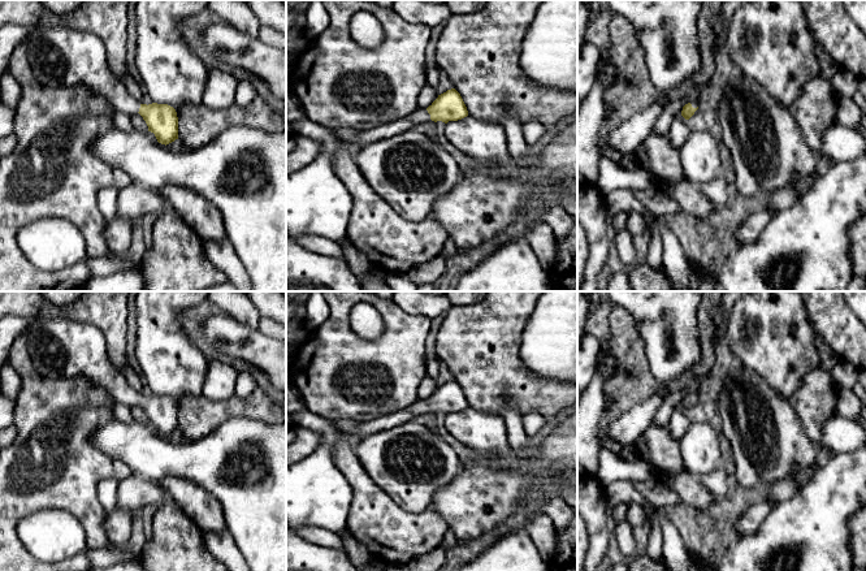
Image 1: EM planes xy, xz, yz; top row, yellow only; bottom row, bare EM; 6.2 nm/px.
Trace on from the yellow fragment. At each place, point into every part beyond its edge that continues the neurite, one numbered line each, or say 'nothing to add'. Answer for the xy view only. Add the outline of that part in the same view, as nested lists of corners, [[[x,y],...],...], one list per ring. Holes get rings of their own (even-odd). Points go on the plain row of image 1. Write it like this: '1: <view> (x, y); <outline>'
1: xy (59, 347); [[[57,316],[53,319],[33,319],[29,324],[27,350],[34,368],[49,378],[83,377],[101,386],[113,395],[117,402],[129,407],[139,403],[140,392],[134,390],[124,373],[112,364],[108,355],[108,345],[100,328],[82,321]]]

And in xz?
1: xz (420, 406); [[[417,398],[408,408],[413,412],[415,416],[426,414],[430,411],[430,406],[428,405],[428,402],[420,398]]]

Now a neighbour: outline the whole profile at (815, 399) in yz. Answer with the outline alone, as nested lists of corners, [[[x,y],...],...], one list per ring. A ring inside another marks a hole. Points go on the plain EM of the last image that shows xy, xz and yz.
[[[817,367],[805,375],[794,394],[797,416],[805,434],[815,446],[819,445],[823,424],[836,414],[837,393],[830,371]]]

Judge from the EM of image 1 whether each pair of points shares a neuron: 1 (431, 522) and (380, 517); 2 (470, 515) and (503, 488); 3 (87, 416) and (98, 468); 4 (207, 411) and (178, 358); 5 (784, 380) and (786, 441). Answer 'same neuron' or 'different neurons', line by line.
1: same neuron
2: same neuron
3: same neuron
4: different neurons
5: different neurons

